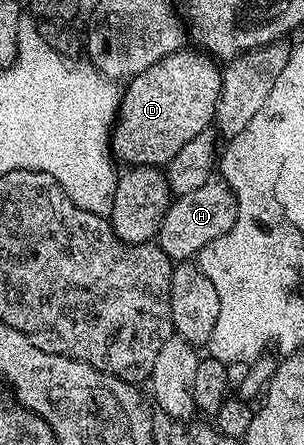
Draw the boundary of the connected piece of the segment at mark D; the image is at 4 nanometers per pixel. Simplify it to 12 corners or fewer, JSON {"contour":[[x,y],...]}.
{"contour":[[183,47],[125,82],[119,162],[165,167],[211,128],[222,69]]}

